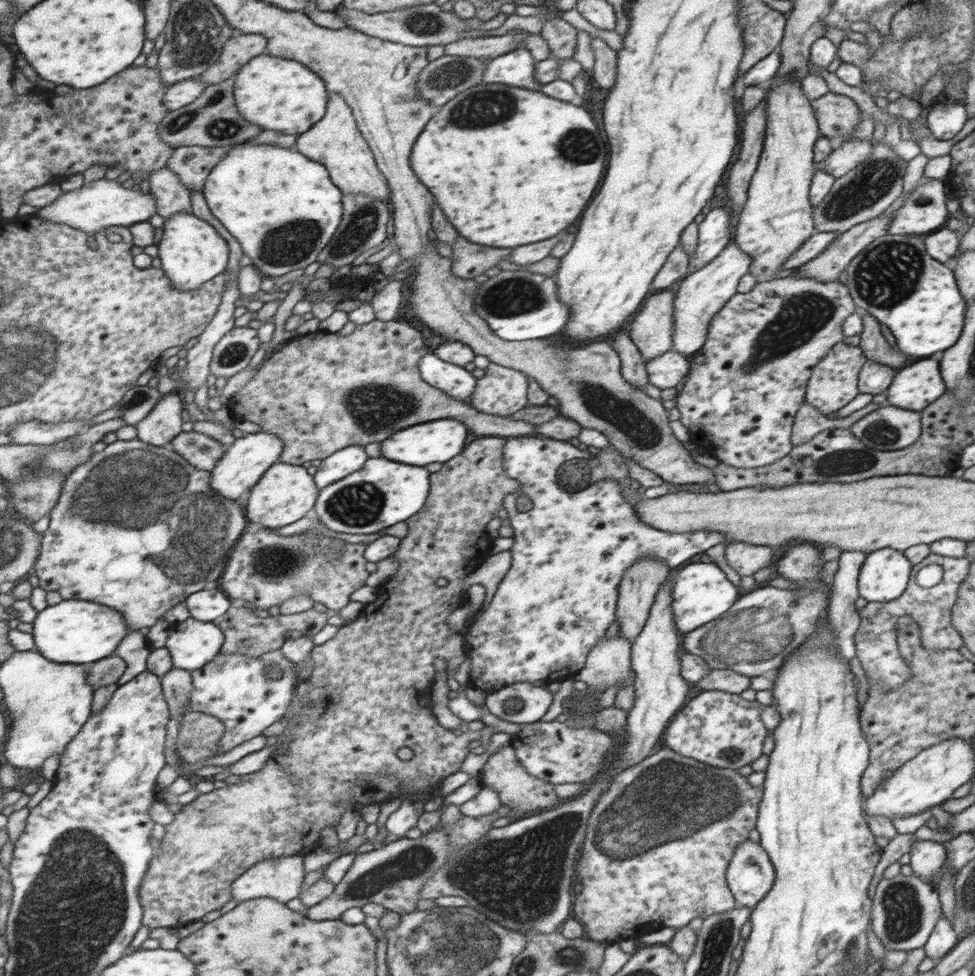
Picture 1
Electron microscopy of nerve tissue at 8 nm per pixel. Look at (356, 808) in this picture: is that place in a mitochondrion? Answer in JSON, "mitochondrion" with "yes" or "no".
{"mitochondrion":"no"}

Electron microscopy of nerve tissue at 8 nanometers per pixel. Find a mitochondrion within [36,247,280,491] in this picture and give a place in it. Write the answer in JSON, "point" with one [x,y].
{"point":[235,353]}

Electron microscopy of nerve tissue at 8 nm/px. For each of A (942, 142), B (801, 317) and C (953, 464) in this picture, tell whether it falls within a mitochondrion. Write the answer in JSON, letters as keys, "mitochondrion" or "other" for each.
{"A":"other","B":"mitochondrion","C":"other"}

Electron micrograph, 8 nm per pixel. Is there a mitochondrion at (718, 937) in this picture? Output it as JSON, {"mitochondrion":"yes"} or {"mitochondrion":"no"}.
{"mitochondrion":"yes"}

